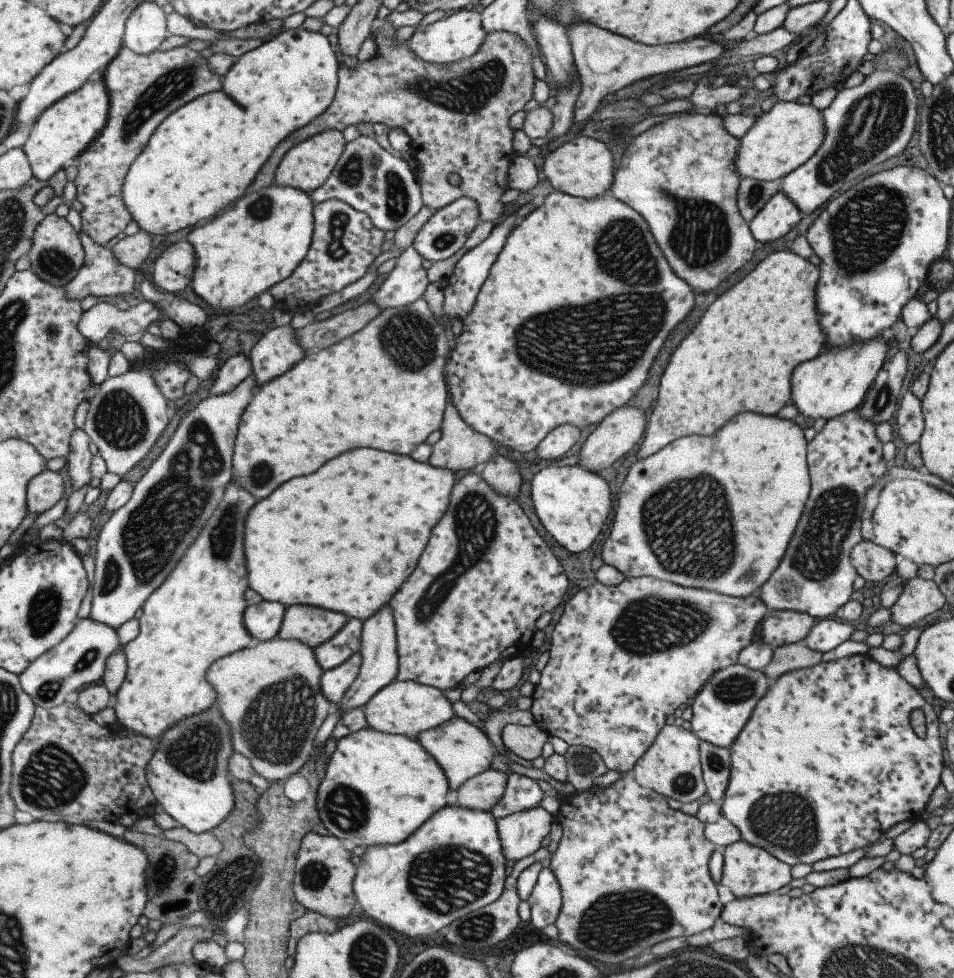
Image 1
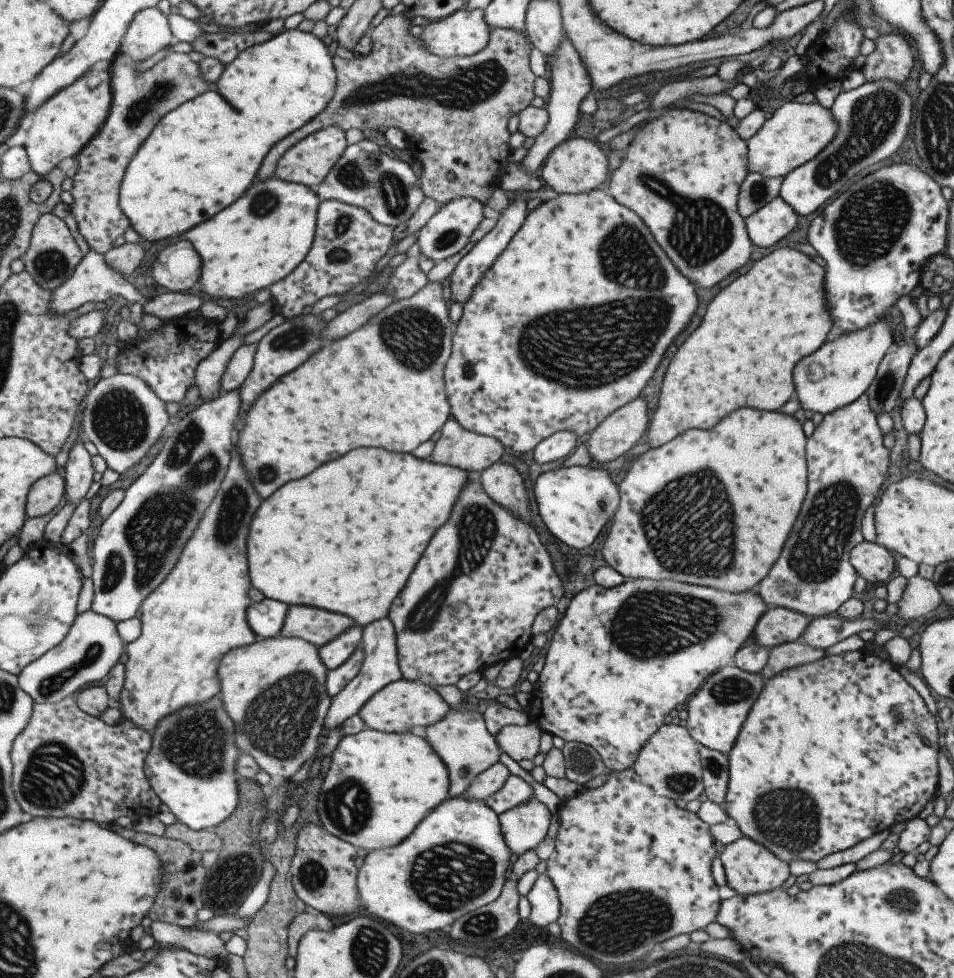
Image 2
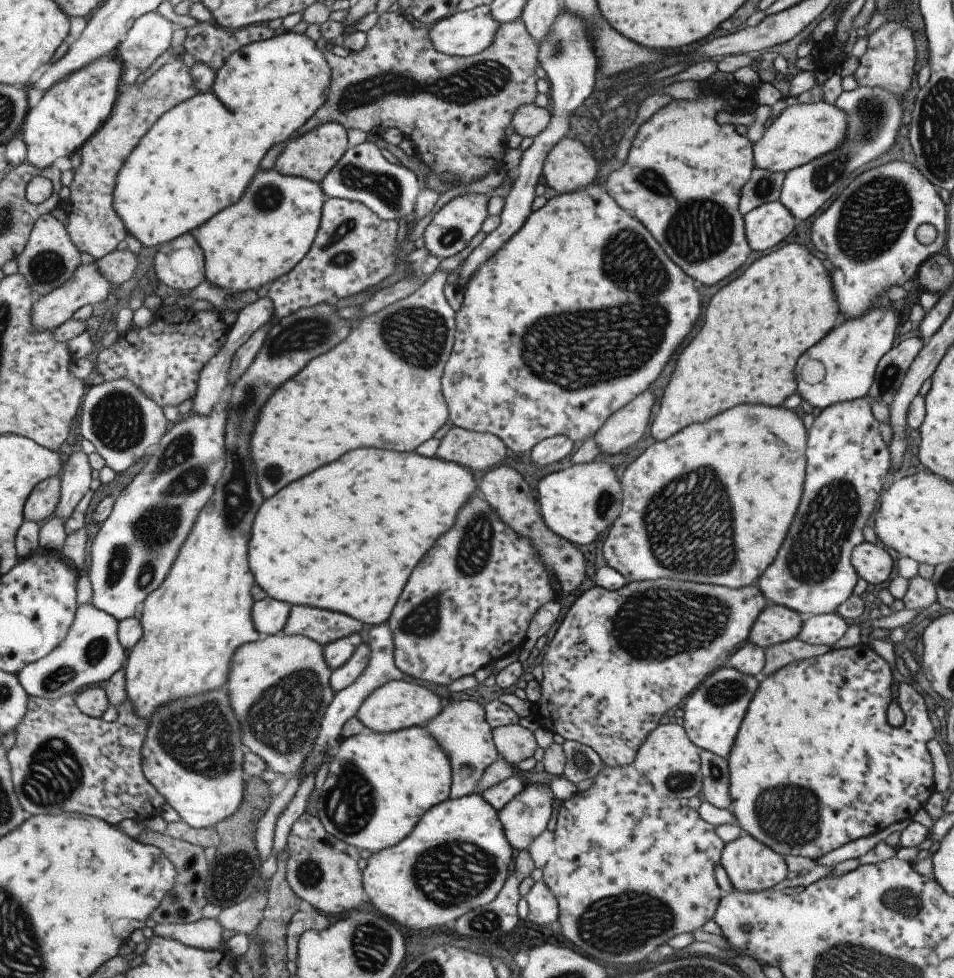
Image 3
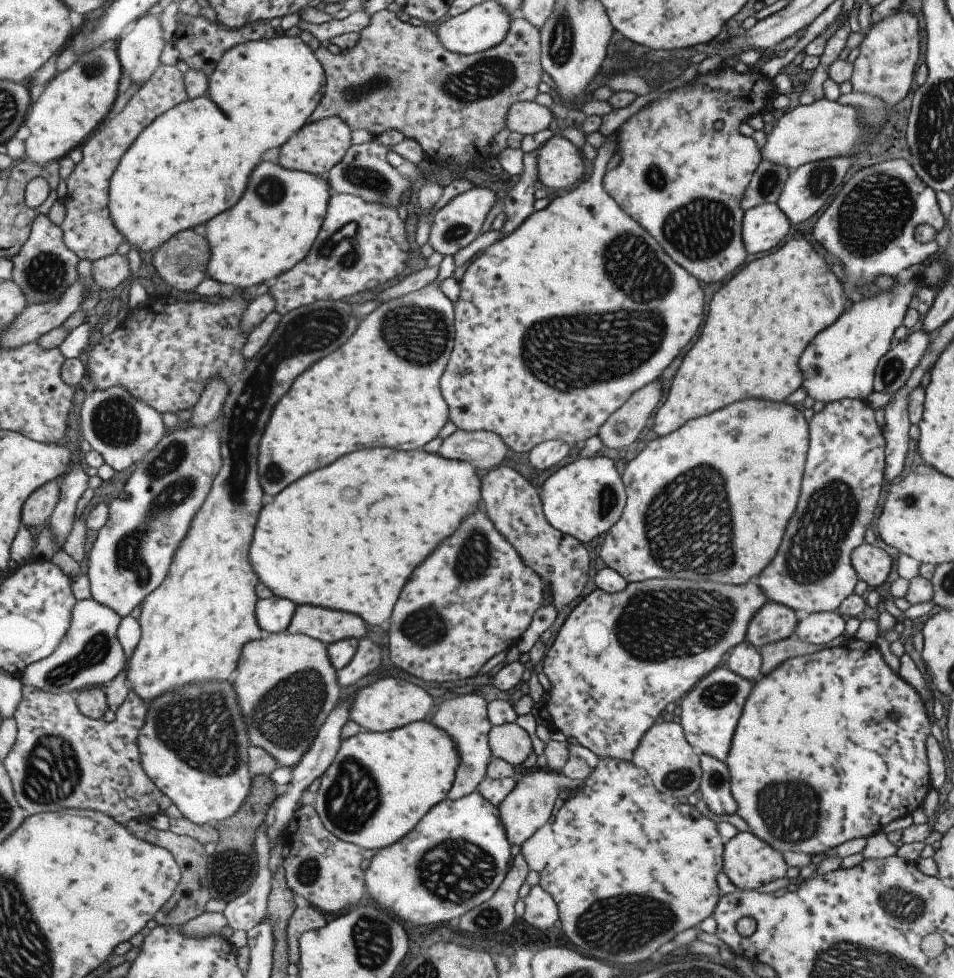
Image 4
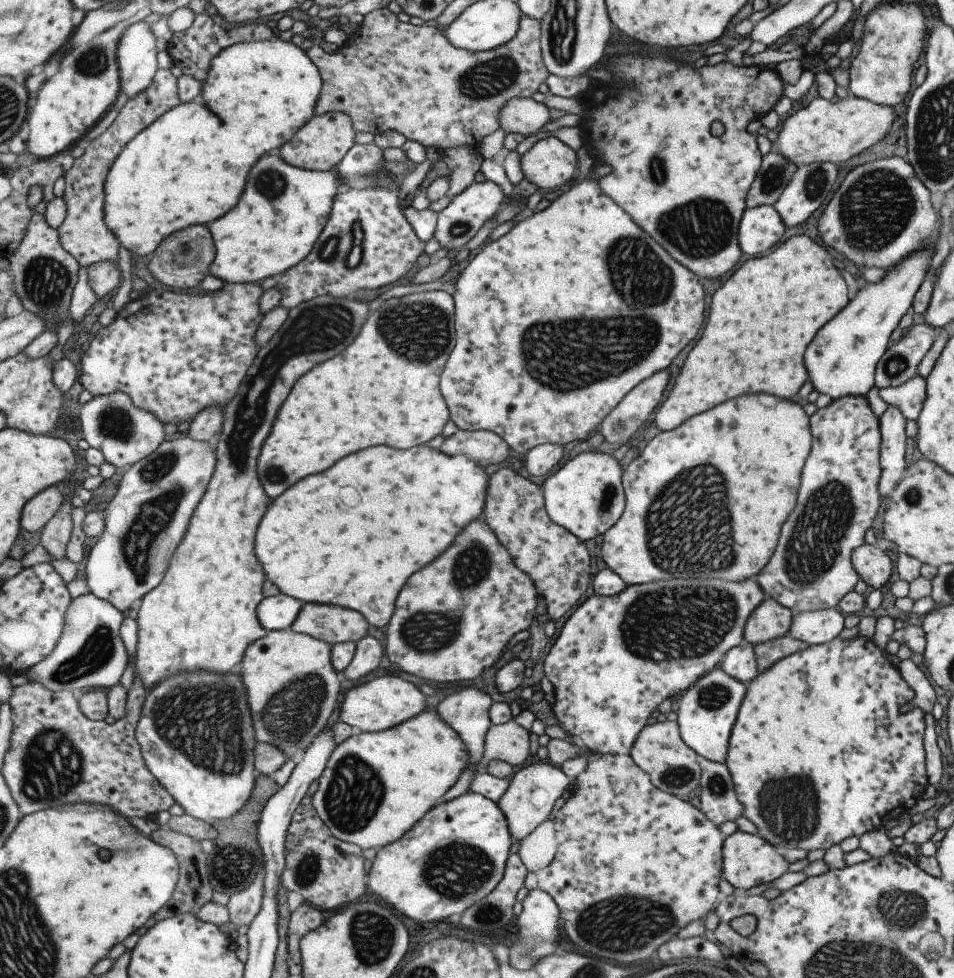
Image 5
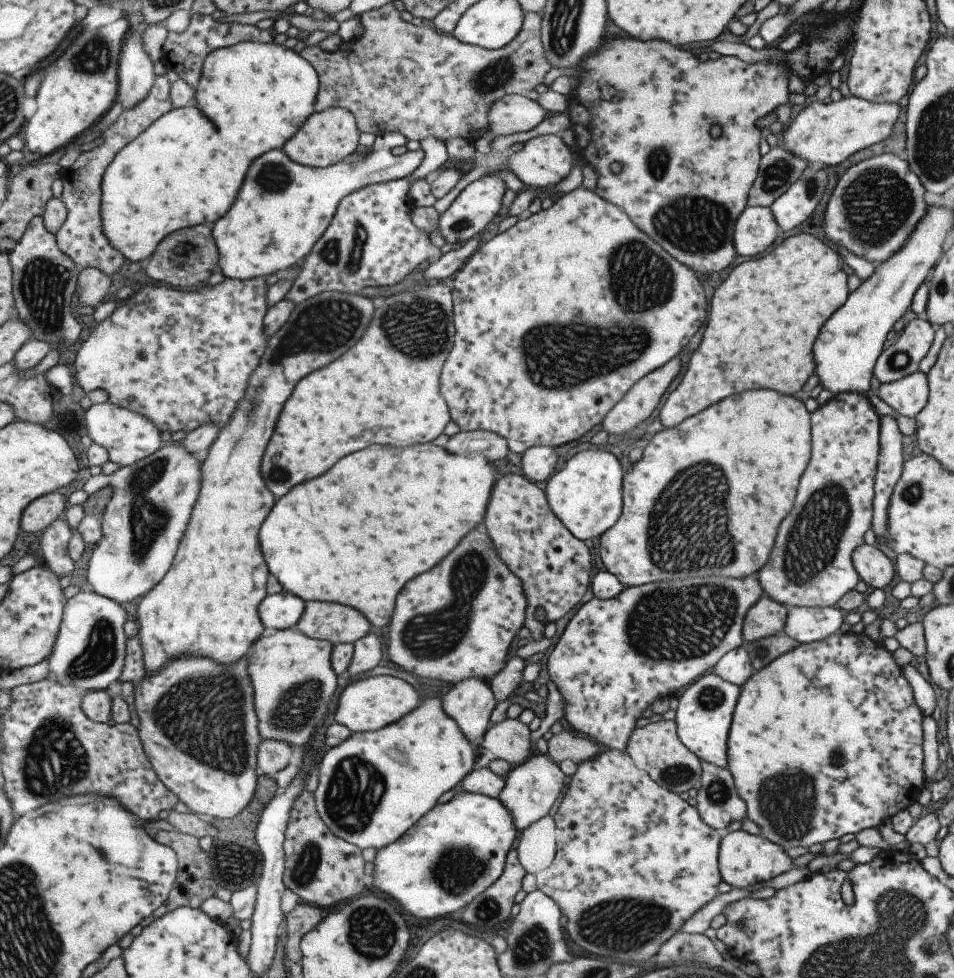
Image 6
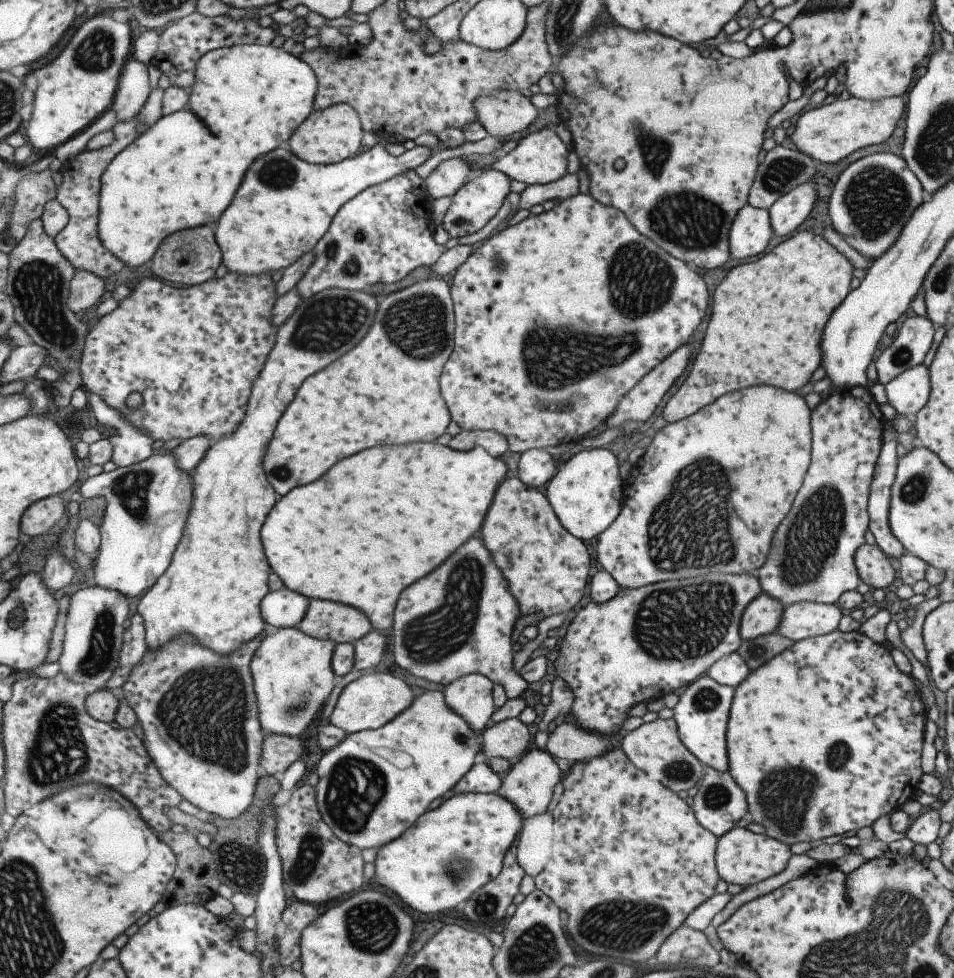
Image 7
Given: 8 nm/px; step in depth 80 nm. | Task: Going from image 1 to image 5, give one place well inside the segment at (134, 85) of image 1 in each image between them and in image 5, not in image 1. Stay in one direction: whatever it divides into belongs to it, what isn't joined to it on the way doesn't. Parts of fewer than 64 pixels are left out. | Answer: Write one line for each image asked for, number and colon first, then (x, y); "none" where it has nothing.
2: (140, 101)
3: (95, 228)
4: (89, 229)
5: (84, 234)

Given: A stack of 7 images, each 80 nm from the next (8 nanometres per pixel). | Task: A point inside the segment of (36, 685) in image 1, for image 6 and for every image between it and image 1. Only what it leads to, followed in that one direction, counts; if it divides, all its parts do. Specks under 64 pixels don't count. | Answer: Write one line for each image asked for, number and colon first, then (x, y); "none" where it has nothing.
2: (93, 648)
3: (92, 653)
4: (91, 655)
5: (91, 654)
6: (90, 650)

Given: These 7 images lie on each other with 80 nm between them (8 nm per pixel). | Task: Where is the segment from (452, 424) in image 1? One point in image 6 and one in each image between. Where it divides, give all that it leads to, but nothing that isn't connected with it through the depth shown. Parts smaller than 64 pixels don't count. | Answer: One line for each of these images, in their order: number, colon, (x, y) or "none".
2: (457, 447)
3: (477, 451)
4: (484, 450)
5: (485, 447)
6: (494, 446)

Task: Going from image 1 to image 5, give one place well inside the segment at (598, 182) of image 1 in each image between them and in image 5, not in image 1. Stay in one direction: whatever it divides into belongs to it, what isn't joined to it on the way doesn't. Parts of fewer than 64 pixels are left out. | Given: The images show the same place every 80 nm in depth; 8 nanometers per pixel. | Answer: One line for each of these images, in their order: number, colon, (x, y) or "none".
2: (574, 166)
3: (568, 166)
4: (559, 165)
5: (548, 163)

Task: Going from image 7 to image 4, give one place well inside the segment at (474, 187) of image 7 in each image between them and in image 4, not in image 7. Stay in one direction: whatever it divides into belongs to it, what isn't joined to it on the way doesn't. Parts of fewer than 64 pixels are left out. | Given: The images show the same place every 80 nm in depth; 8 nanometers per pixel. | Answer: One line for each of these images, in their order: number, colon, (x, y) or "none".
4: (454, 226)
5: (465, 214)
6: (473, 208)

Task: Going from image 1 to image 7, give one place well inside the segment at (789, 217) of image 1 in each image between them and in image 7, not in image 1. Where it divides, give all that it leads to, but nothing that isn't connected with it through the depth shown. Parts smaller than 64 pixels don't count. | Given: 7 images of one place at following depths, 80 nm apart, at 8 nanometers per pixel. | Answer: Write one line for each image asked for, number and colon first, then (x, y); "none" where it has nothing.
2: (768, 224)
3: (764, 226)
4: (763, 226)
5: (759, 227)
6: (754, 229)
7: (749, 232)

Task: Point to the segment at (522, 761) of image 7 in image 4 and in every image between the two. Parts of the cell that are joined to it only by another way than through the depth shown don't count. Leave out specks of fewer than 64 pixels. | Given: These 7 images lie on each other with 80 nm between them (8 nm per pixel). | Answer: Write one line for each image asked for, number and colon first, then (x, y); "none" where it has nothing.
4: (528, 806)
5: (533, 789)
6: (530, 788)

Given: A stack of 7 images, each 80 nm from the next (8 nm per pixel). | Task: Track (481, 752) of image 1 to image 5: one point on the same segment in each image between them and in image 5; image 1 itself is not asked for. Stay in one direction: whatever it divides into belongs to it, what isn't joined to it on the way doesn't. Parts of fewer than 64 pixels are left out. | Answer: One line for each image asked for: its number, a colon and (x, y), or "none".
2: (461, 739)
3: (461, 729)
4: (463, 718)
5: (465, 711)

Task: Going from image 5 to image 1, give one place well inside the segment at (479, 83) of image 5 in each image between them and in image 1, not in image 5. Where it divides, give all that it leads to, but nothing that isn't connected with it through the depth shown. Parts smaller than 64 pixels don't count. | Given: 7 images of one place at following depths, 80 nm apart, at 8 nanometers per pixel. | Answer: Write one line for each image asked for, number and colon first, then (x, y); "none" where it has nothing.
1: (456, 116)
2: (453, 111)
3: (454, 110)
4: (398, 77)

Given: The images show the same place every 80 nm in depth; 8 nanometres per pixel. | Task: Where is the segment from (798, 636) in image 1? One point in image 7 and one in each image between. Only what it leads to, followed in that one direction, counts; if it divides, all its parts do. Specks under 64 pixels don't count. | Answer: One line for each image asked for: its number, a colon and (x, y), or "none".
2: (776, 625)
3: (775, 623)
4: (773, 622)
5: (768, 620)
6: (765, 617)
7: (761, 616)

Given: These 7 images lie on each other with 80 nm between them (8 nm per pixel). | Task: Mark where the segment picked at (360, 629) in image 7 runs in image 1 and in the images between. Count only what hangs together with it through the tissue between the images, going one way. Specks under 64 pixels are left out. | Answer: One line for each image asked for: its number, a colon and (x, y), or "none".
1: (306, 623)
2: (320, 626)
3: (325, 626)
4: (328, 625)
5: (335, 624)
6: (334, 622)

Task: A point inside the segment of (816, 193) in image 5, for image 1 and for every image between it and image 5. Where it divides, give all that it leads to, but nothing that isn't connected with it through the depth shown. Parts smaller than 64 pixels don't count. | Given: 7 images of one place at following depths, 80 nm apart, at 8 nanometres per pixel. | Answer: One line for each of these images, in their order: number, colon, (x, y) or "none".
1: (864, 125)
2: (872, 119)
3: (873, 114)
4: (808, 187)

